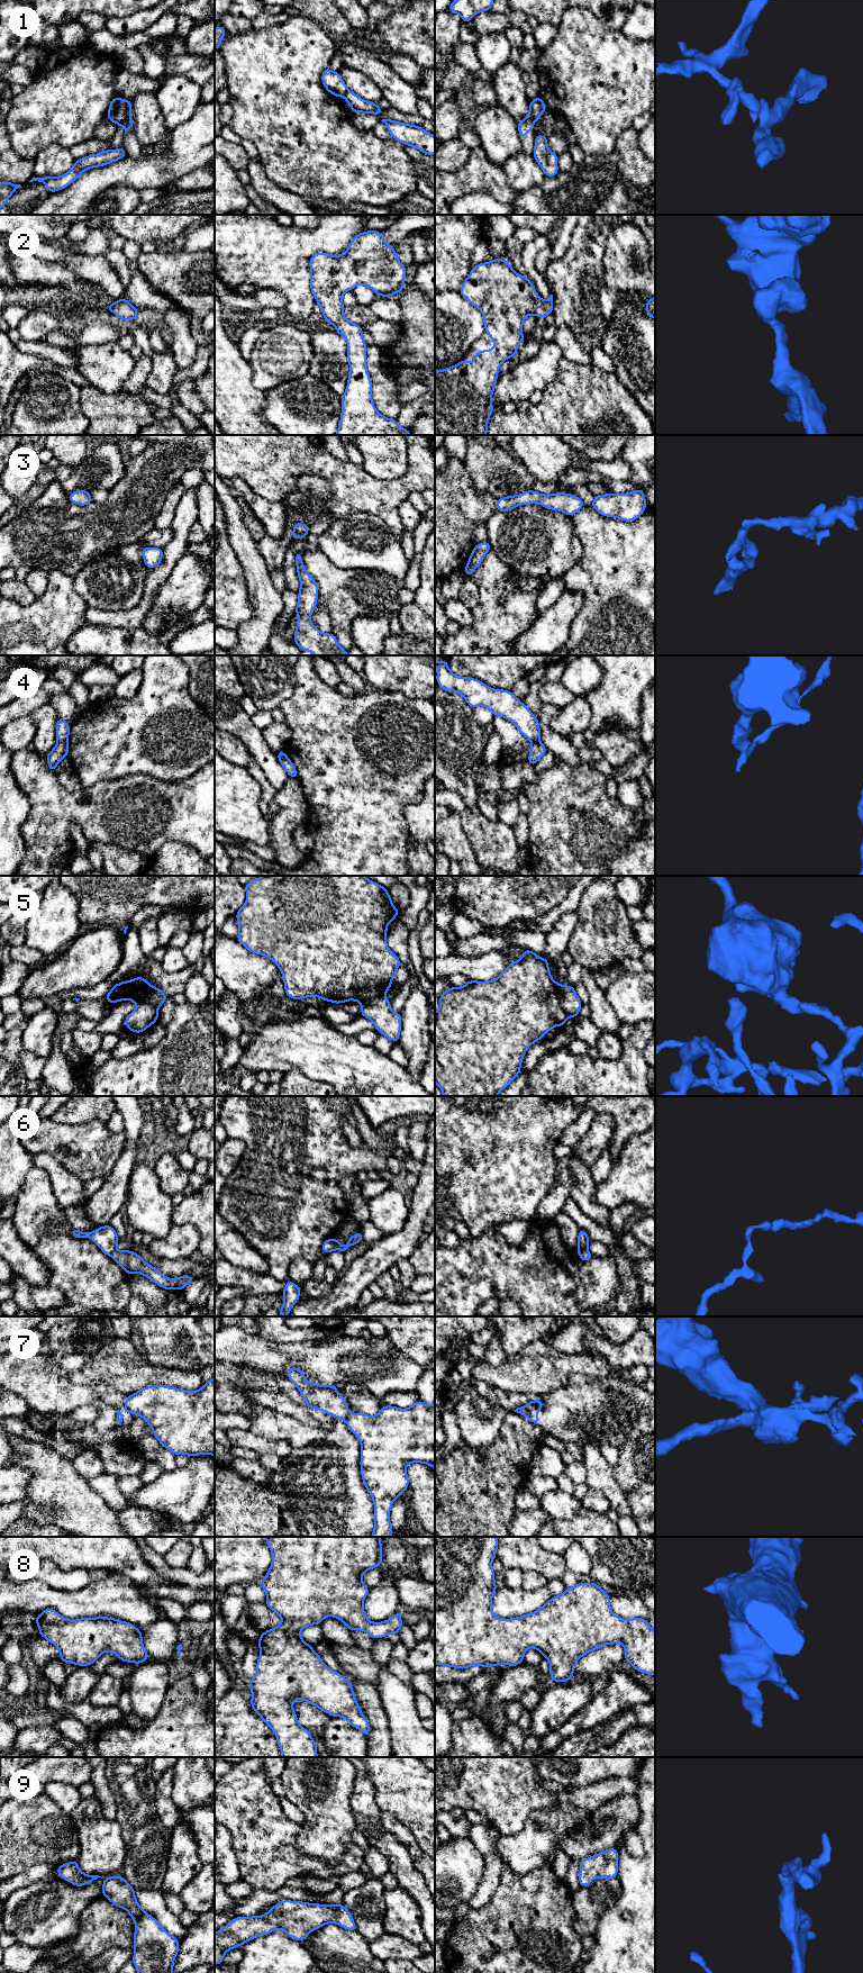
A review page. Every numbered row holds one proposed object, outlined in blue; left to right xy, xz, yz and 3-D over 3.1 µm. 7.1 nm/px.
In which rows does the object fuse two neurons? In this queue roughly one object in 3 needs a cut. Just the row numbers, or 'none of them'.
1, 4, 5, 6, 7

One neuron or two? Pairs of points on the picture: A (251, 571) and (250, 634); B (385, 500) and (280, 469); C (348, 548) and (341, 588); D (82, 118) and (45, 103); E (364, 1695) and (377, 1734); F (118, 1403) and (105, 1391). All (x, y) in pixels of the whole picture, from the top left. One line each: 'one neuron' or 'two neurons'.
A: one neuron
B: one neuron
C: two neurons
D: one neuron
E: one neuron
F: one neuron

